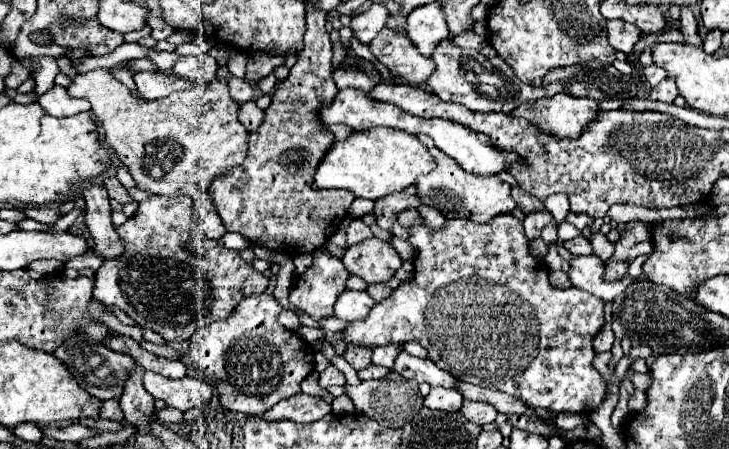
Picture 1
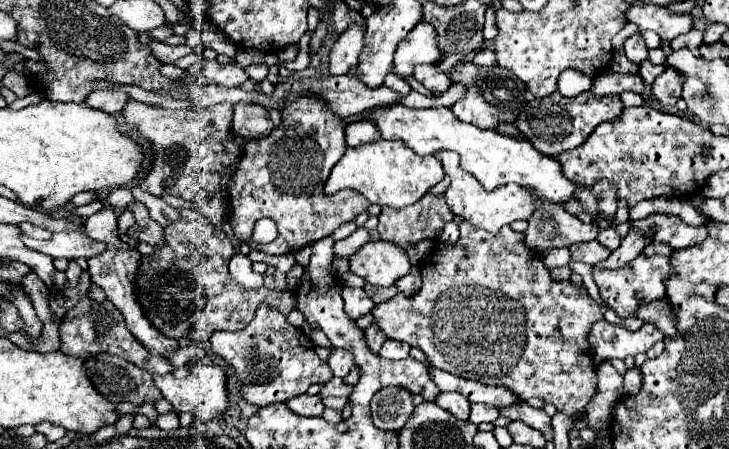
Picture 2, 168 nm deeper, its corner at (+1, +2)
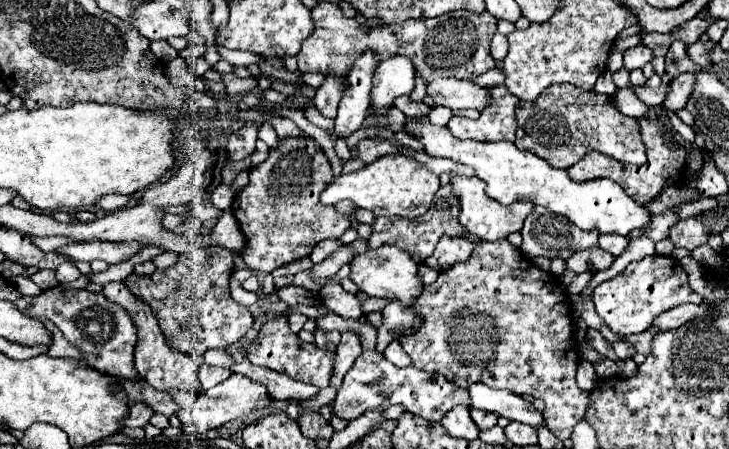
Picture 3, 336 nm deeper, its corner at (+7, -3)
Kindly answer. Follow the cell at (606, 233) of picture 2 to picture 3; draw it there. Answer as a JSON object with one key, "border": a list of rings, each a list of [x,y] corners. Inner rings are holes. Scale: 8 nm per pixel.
{"border":[[[600,235],[600,243],[598,243],[604,251],[612,253],[614,257],[622,255],[628,247],[628,239],[622,235]]]}

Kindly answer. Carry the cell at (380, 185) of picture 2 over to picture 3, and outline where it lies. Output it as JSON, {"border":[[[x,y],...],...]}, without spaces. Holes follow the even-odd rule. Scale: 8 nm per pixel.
{"border":[[[386,155],[356,173],[336,177],[326,187],[326,191],[320,195],[320,201],[324,205],[334,205],[342,199],[350,199],[358,207],[372,211],[376,217],[386,215],[386,217],[416,219],[428,211],[432,197],[438,189],[440,189],[438,175],[428,171],[416,159],[412,159],[408,155]]]}

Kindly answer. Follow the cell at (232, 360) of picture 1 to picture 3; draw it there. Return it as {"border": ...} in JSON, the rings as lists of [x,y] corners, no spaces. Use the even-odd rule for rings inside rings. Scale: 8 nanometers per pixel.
{"border":[[[280,315],[274,321],[268,321],[266,325],[262,325],[258,337],[242,347],[242,355],[246,355],[250,359],[250,363],[254,363],[254,365],[268,367],[268,369],[284,373],[296,381],[312,383],[316,387],[328,387],[328,381],[332,379],[332,373],[334,373],[334,353],[320,351],[314,343],[302,341],[296,333],[290,331],[286,315]]]}

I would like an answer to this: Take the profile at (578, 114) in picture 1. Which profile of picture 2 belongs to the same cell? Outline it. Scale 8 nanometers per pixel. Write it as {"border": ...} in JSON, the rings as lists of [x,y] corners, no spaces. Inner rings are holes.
{"border":[[[582,92],[576,98],[564,98],[564,96],[560,98],[558,94],[552,94],[528,104],[520,112],[520,118],[516,118],[516,124],[518,124],[518,130],[526,134],[526,138],[532,142],[532,146],[536,146],[536,150],[540,150],[542,154],[554,156],[564,150],[580,146],[600,122],[614,120],[620,112],[622,112],[620,96],[600,98],[600,96],[594,96],[592,92]]]}

